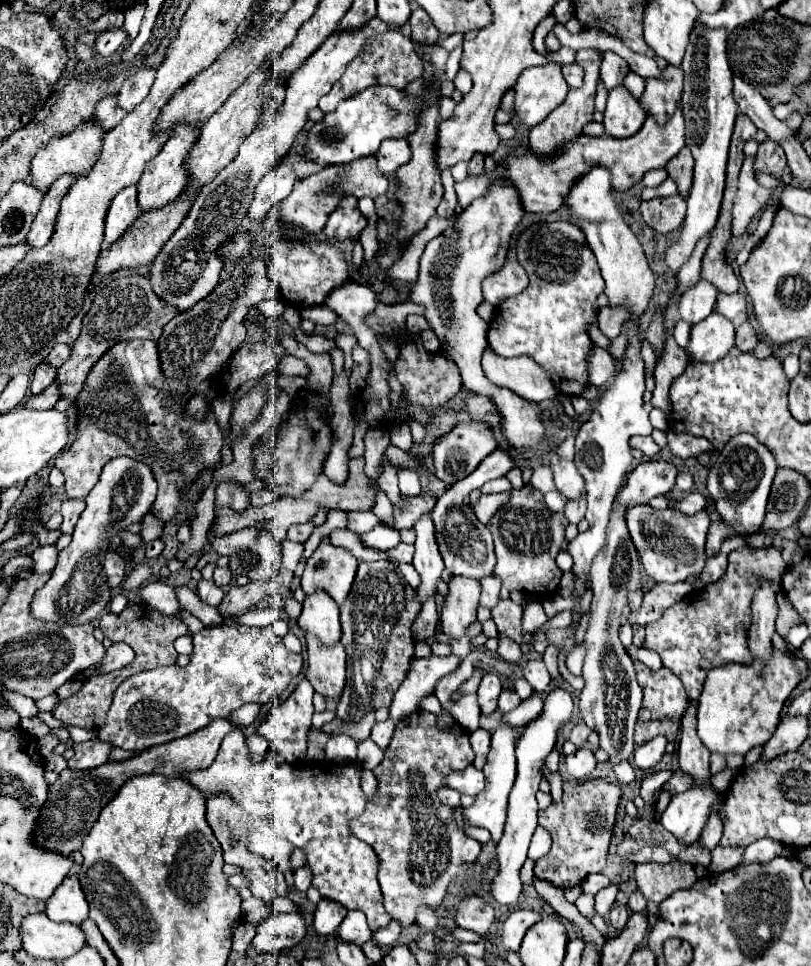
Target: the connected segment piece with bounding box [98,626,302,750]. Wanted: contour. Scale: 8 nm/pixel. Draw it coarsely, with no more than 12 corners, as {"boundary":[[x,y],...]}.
{"boundary":[[206,626],[126,678],[98,738],[172,742],[302,670],[270,628]]}

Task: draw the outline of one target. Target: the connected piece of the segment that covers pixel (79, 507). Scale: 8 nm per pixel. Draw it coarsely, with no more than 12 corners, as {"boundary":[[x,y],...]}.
{"boundary":[[84,500],[62,502],[60,532],[70,534],[84,512]]}

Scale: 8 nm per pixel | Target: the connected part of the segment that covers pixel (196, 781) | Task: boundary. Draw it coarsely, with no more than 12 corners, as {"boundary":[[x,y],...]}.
{"boundary":[[242,730],[184,778],[248,812],[276,804],[312,886],[378,930],[378,856],[350,820],[358,762],[248,760]]}

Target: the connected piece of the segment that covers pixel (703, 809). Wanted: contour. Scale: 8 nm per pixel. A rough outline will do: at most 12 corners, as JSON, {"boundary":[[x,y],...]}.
{"boundary":[[714,788],[674,794],[660,818],[682,846],[698,840]]}

